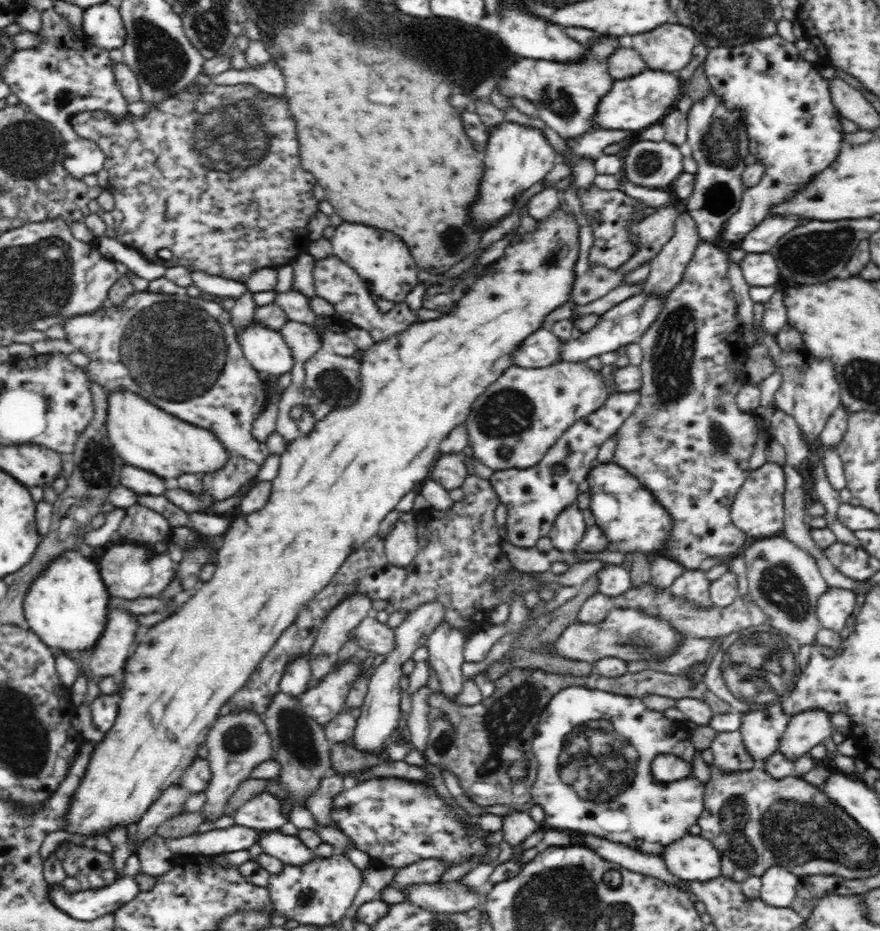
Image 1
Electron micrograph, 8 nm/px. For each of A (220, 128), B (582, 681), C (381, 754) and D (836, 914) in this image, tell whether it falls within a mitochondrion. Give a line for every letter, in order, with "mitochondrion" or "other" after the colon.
A: mitochondrion
B: other
C: other
D: other

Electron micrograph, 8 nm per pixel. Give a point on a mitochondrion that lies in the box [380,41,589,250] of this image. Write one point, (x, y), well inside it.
(558, 99)

